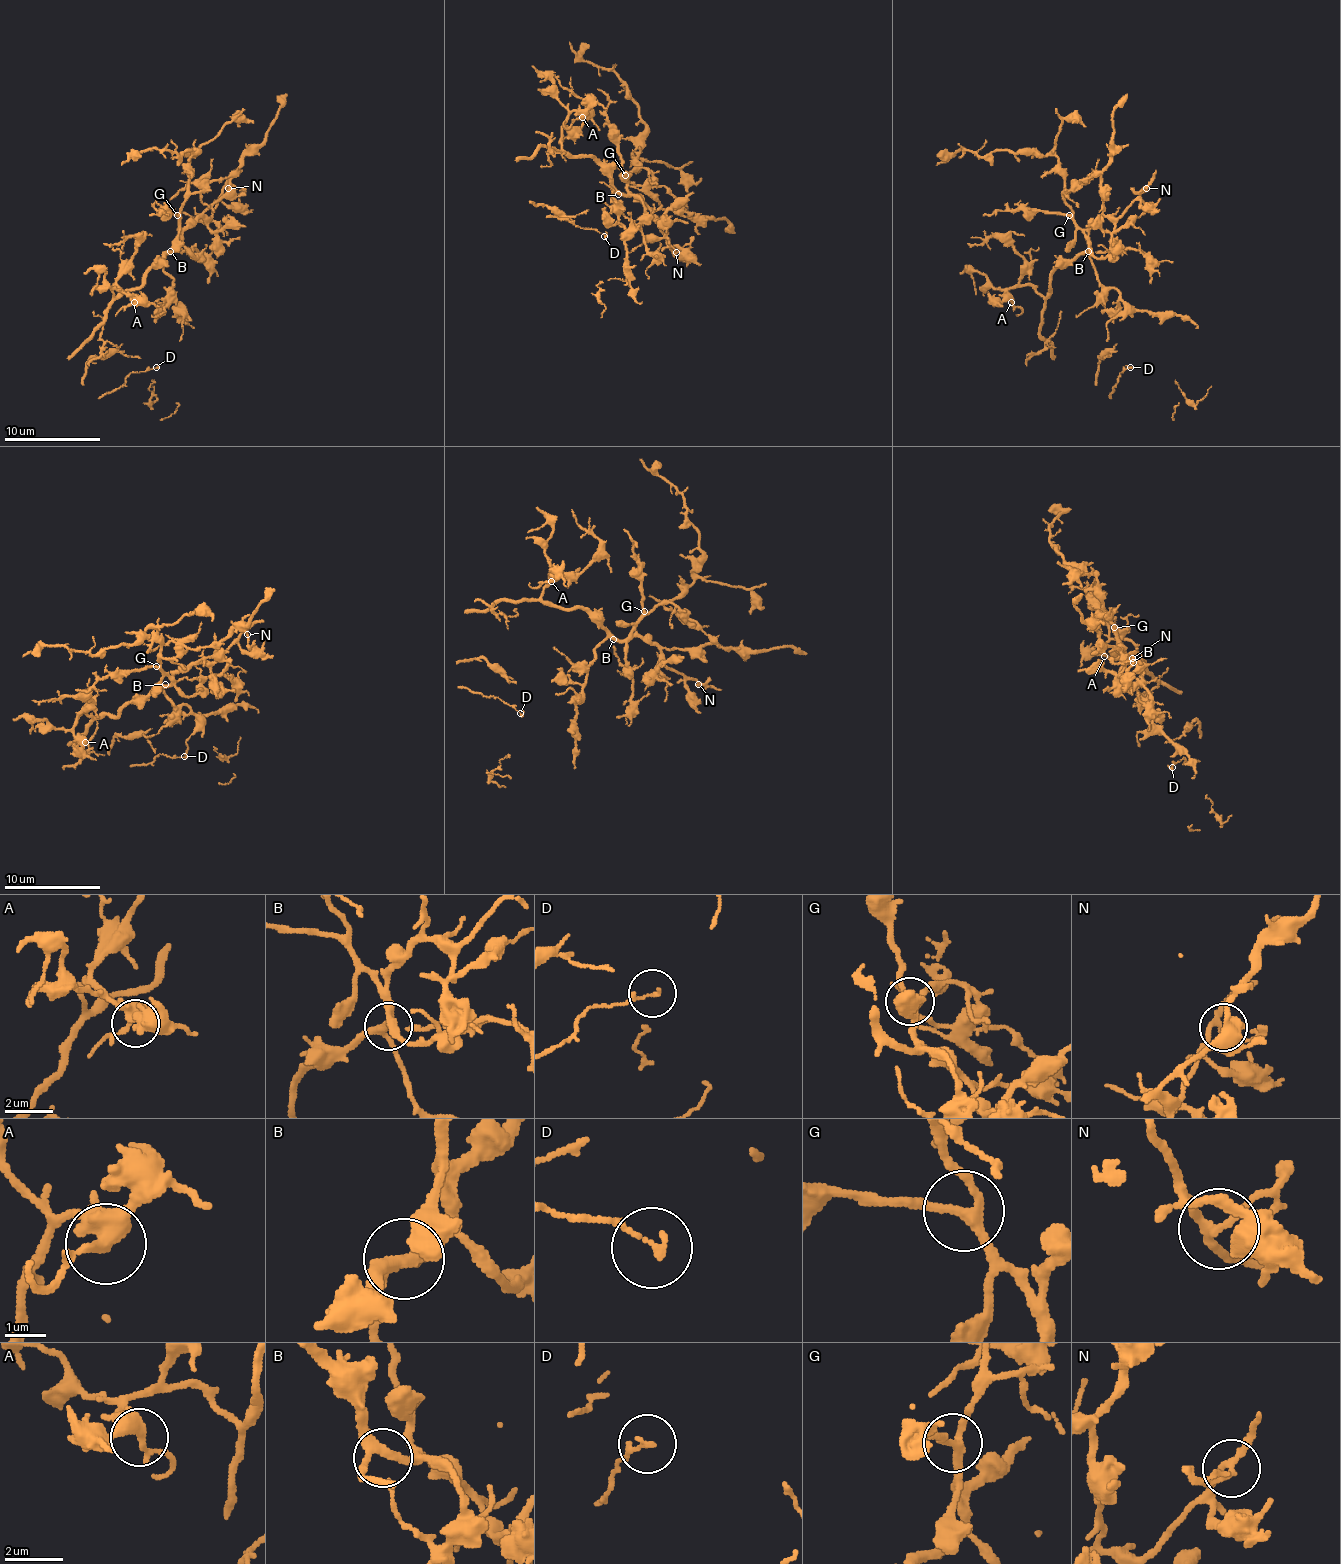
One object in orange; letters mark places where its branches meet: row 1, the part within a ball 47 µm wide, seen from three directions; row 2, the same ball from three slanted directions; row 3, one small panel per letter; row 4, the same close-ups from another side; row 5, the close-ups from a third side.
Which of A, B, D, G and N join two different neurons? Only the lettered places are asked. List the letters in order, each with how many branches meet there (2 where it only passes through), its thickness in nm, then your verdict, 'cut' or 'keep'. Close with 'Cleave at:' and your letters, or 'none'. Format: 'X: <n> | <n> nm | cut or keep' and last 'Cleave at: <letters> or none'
A: 4 | 380 nm | keep
B: 4 | 280 nm | keep
D: 1 | 160 nm | keep
G: 3 | 220 nm | keep
N: 3 | 190 nm | keep
Cleave at: none

